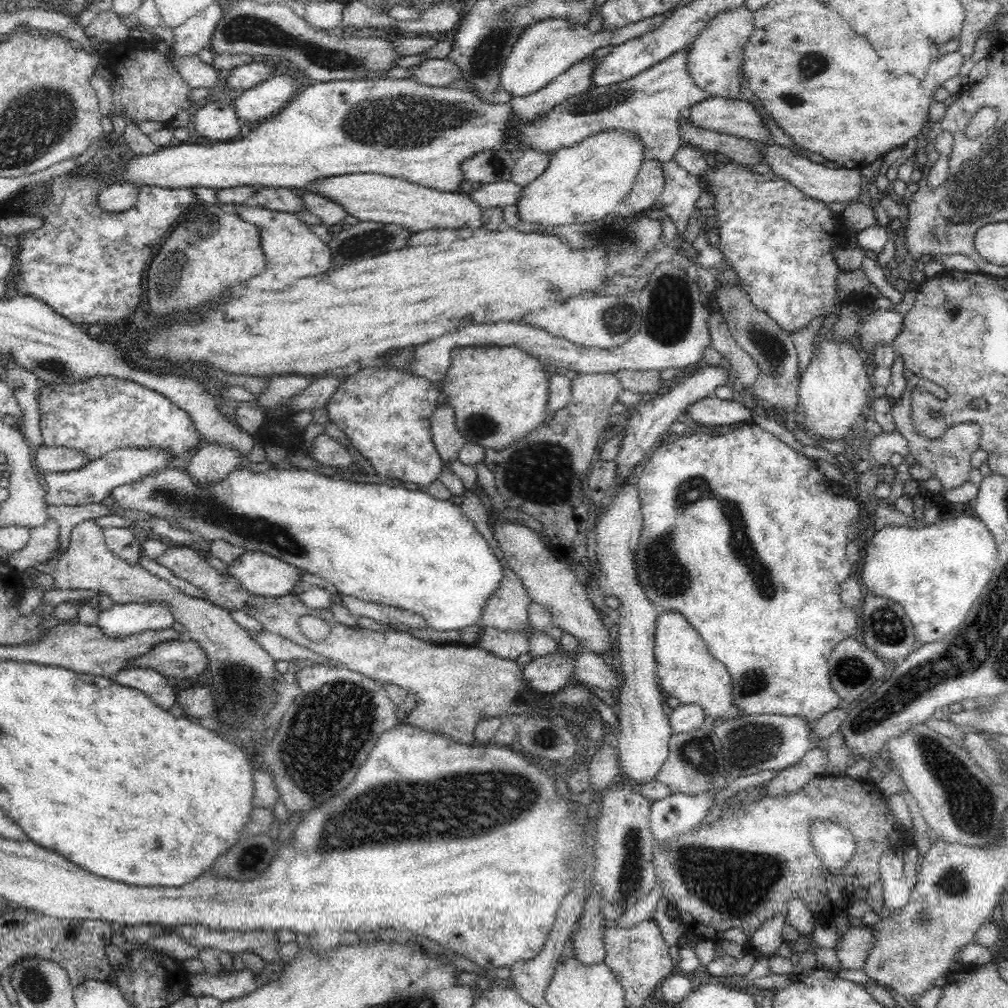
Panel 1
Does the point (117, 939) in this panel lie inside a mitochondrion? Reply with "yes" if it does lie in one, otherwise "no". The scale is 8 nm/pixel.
no

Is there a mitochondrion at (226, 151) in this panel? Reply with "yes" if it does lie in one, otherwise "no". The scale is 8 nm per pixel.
no

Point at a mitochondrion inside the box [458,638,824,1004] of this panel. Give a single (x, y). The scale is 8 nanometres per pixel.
(708, 874)

